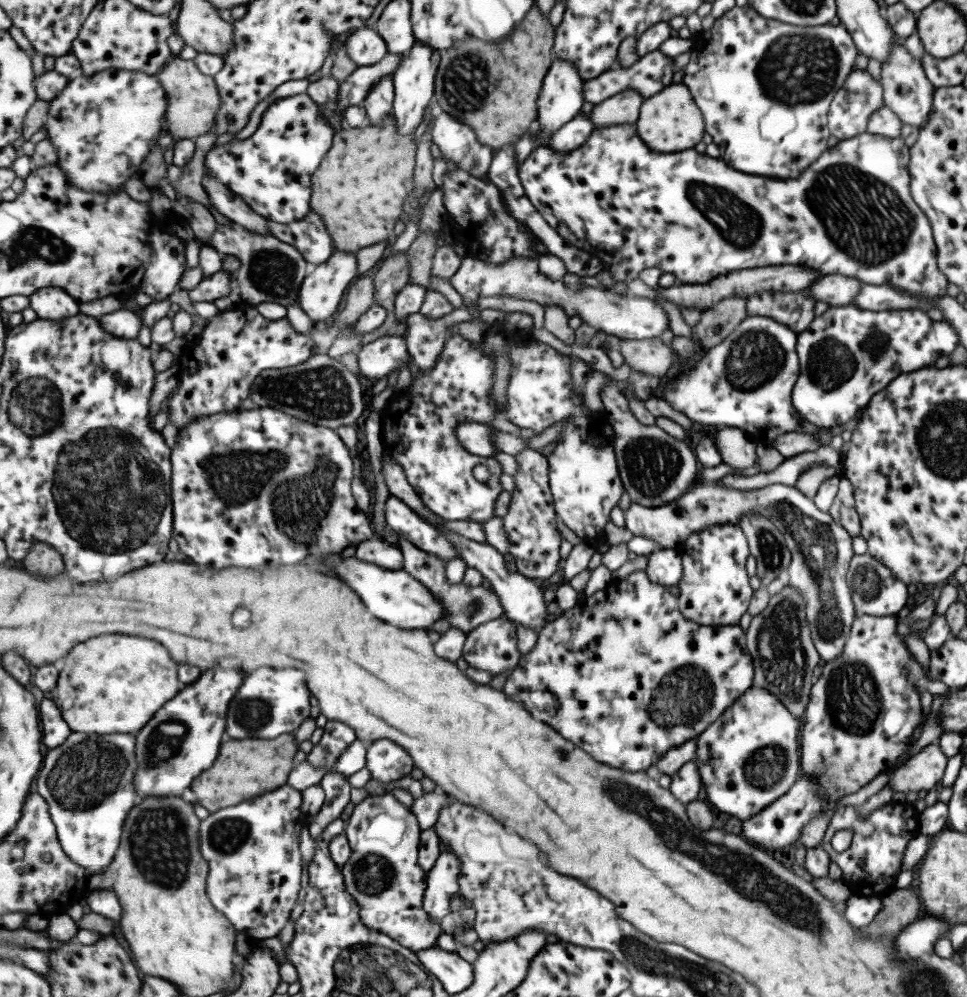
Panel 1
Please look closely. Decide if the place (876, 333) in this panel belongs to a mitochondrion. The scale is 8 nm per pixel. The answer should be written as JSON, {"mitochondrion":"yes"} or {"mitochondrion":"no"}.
{"mitochondrion":"yes"}

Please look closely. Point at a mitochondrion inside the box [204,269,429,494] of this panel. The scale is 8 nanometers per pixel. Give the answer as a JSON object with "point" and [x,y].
{"point":[323,393]}

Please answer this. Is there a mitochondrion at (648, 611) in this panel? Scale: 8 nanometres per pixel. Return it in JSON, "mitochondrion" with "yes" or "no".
{"mitochondrion":"no"}

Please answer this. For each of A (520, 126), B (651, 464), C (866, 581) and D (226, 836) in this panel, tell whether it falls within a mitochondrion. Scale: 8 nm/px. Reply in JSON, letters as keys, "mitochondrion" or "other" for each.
{"A":"other","B":"mitochondrion","C":"mitochondrion","D":"mitochondrion"}

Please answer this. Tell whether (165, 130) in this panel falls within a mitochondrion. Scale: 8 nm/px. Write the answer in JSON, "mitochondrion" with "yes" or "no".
{"mitochondrion":"no"}

